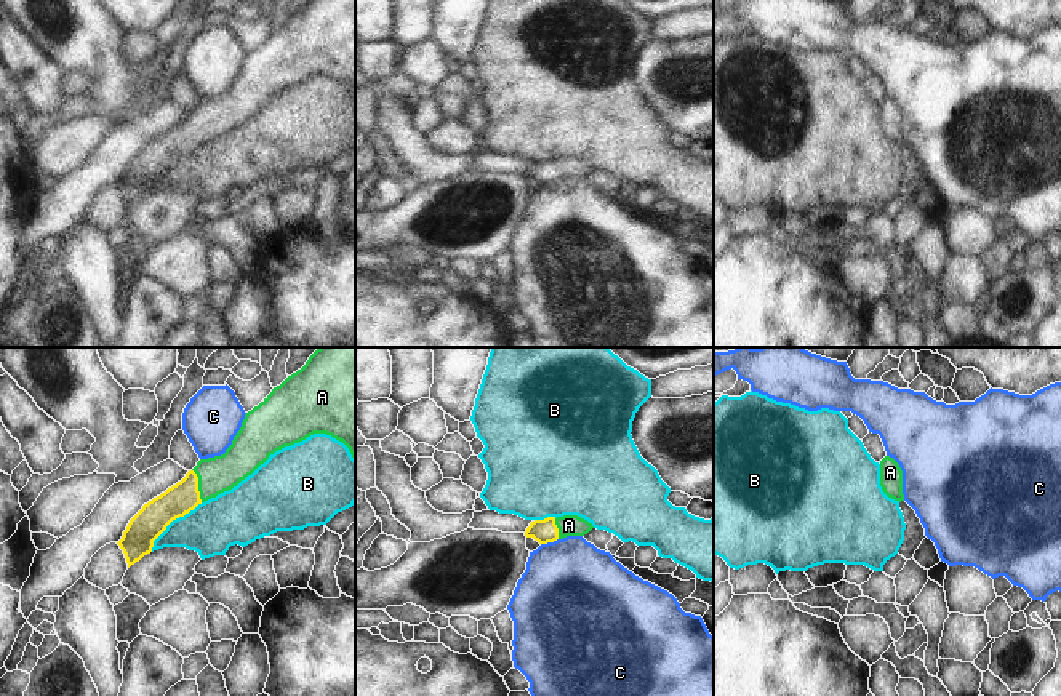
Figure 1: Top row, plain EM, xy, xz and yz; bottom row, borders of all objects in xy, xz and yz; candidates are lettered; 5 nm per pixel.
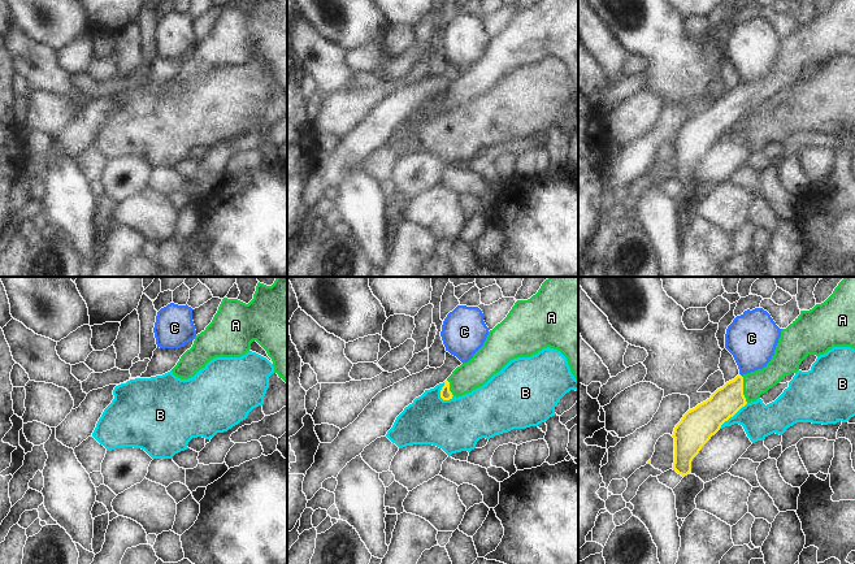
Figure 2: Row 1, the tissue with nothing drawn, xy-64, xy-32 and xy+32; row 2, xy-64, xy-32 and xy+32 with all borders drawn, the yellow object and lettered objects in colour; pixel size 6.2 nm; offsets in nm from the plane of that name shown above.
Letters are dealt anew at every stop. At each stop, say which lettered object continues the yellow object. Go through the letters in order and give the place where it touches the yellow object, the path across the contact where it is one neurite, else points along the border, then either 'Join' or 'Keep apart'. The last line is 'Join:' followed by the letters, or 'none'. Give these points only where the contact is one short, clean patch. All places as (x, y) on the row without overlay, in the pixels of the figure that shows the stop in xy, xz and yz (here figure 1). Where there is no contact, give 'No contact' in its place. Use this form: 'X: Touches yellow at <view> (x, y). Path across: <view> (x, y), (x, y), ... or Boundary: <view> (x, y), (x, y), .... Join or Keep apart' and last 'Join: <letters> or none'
A: Touches yellow at xy (197, 127). Path across: xy (184, 138), (197, 127), (218, 116). Join
B: Touches yellow at xy (172, 162). Keep apart
C: Touches yellow at xz (549, 183). Boundary: xz (557, 180), (541, 186). Keep apart
Join: A.

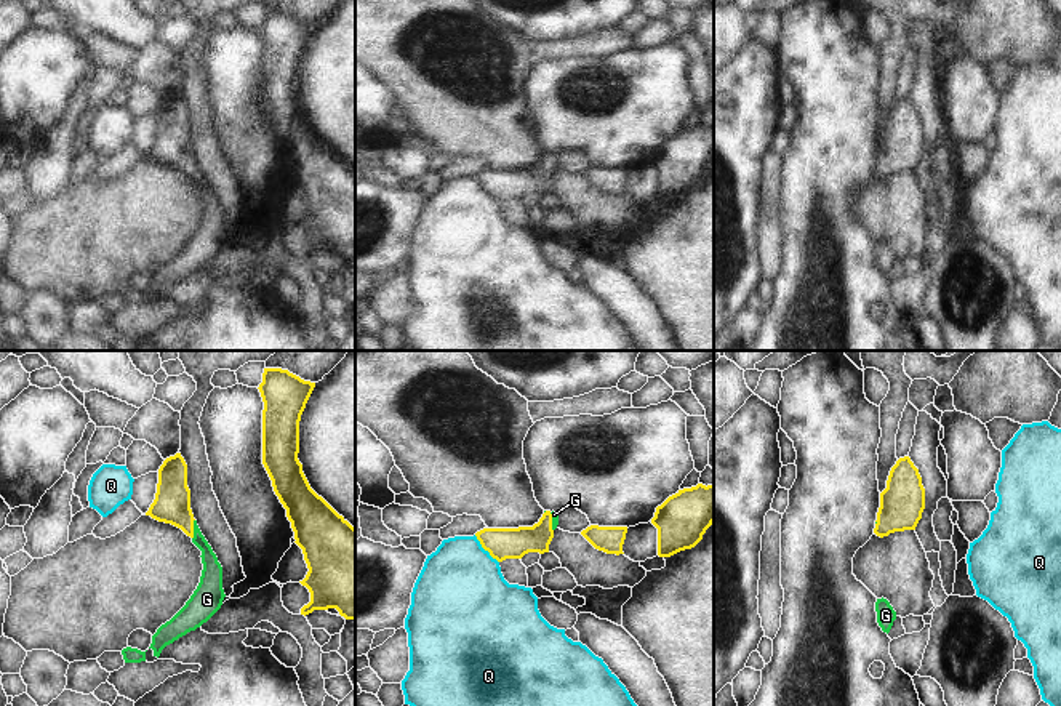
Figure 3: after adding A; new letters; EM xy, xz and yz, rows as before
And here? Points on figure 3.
G: Touches yellow at xy (192, 170). Path across: xy (172, 146), (192, 170), (207, 192), (212, 215). Join
Q: Touches yellow at xz (485, 191). Boundary: xz (474, 176), (498, 204). Keep apart
Join: G.

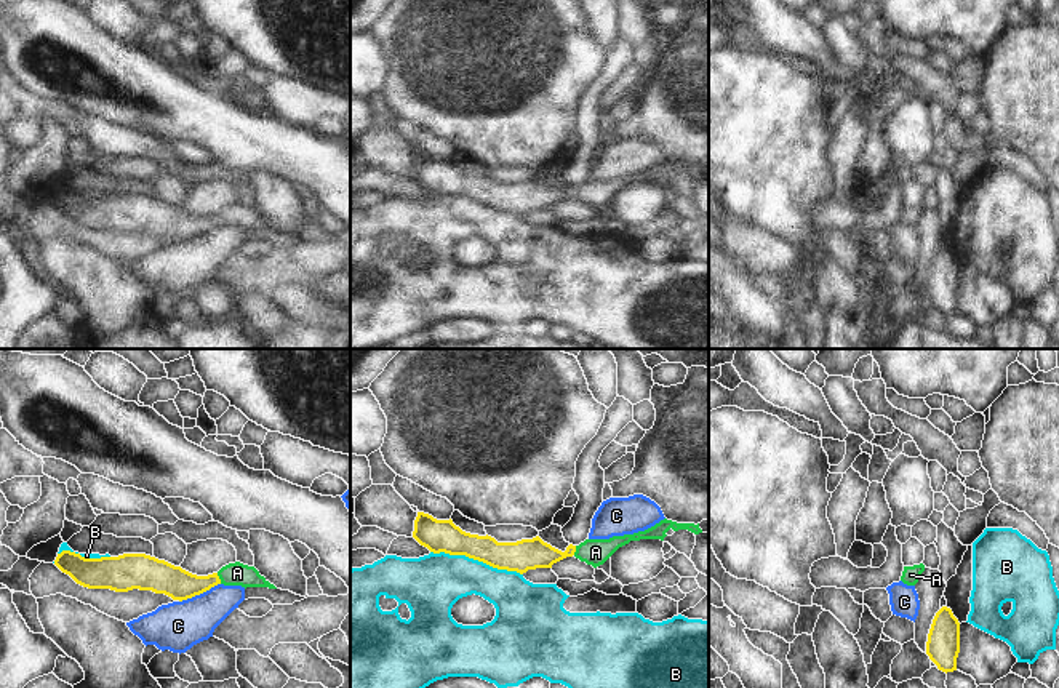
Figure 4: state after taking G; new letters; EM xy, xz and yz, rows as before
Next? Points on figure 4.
A: Touches yellow at xy (218, 220). Path across: xy (173, 223), (207, 224), (218, 220), (237, 215). Join
B: Touches yellow at xz (477, 200). Keep apart
C: Touches yellow at xy (199, 236). Keep apart
Join: A.

